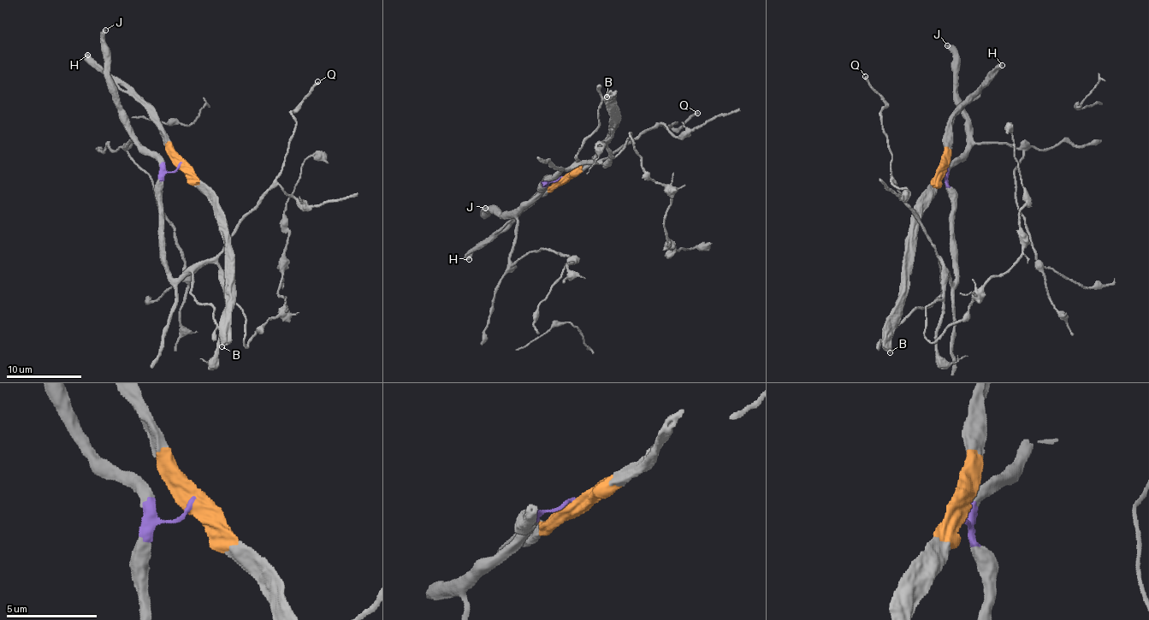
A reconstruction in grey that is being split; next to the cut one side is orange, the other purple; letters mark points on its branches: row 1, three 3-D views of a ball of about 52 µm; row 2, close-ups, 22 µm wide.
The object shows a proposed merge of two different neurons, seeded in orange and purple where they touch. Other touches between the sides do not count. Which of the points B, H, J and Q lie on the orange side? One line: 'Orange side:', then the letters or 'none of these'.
Orange side: B, H

